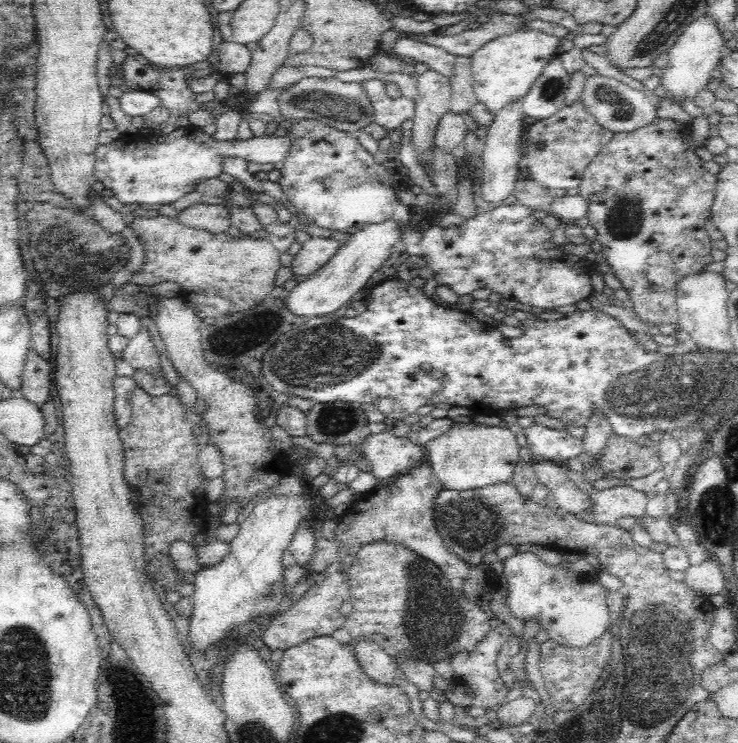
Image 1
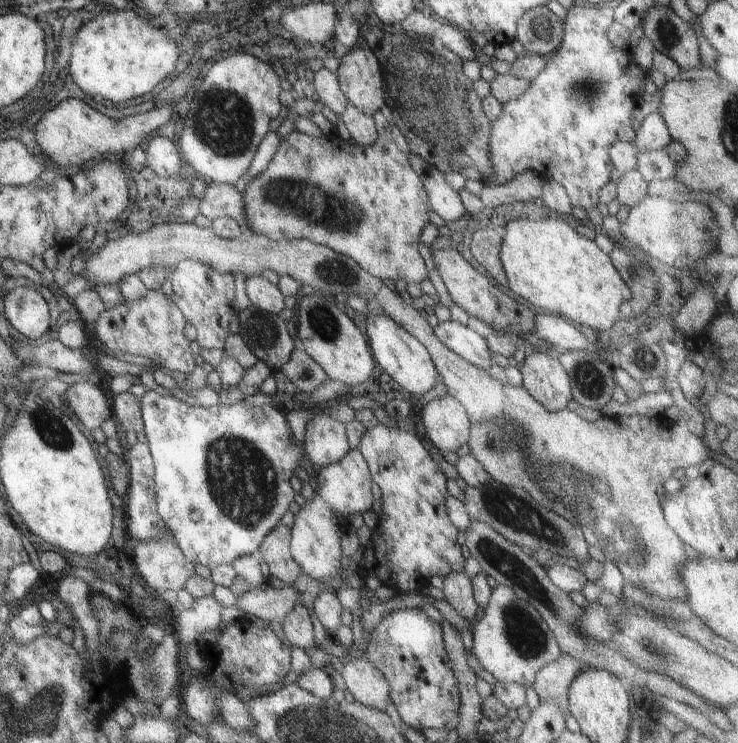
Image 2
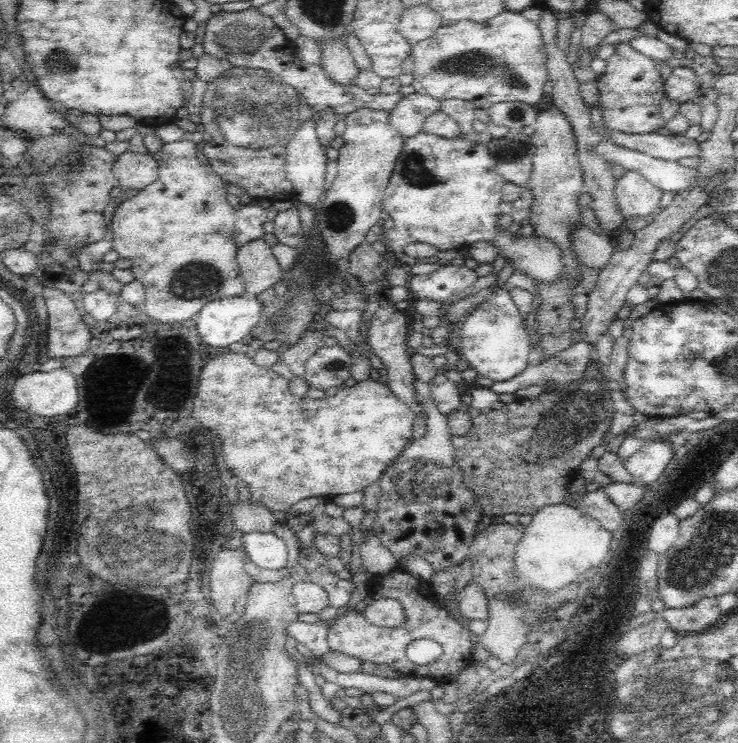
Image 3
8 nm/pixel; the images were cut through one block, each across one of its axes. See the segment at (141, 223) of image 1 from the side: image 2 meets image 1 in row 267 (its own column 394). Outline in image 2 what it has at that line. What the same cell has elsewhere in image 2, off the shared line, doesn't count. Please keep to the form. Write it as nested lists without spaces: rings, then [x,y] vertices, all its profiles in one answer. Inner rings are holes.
[[[375,111],[371,118],[377,128],[377,138],[369,146],[352,144],[335,131],[324,134],[323,138],[299,131],[284,136],[267,166],[253,180],[249,180],[241,192],[244,226],[271,240],[304,238],[330,248],[349,257],[367,274],[379,280],[390,278],[419,284],[427,276],[417,250],[419,232],[429,222],[426,192],[419,175],[411,168],[408,155],[393,143],[390,124],[387,124],[383,114]]]

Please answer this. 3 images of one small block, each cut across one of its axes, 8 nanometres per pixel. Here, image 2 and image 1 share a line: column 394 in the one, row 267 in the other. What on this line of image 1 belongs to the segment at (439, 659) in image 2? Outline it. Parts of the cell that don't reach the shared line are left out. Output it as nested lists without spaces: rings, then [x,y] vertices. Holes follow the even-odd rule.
[[[656,117],[648,126],[637,128],[632,132],[615,133],[612,140],[596,155],[596,159],[592,160],[592,164],[588,166],[588,170],[584,172],[583,179],[580,183],[580,196],[588,201],[587,218],[589,224],[597,230],[597,239],[603,246],[602,253],[605,262],[610,265],[611,272],[620,280],[622,288],[627,292],[632,302],[634,312],[639,316],[640,320],[647,325],[666,325],[672,324],[676,330],[679,330],[679,314],[676,306],[677,284],[686,275],[695,275],[709,270],[709,265],[714,262],[712,250],[716,249],[711,245],[712,239],[706,231],[706,224],[711,220],[711,208],[715,199],[715,188],[717,187],[717,176],[709,174],[702,168],[701,159],[694,153],[696,146],[692,143],[690,137],[689,126],[680,125],[670,120],[663,120]]]

